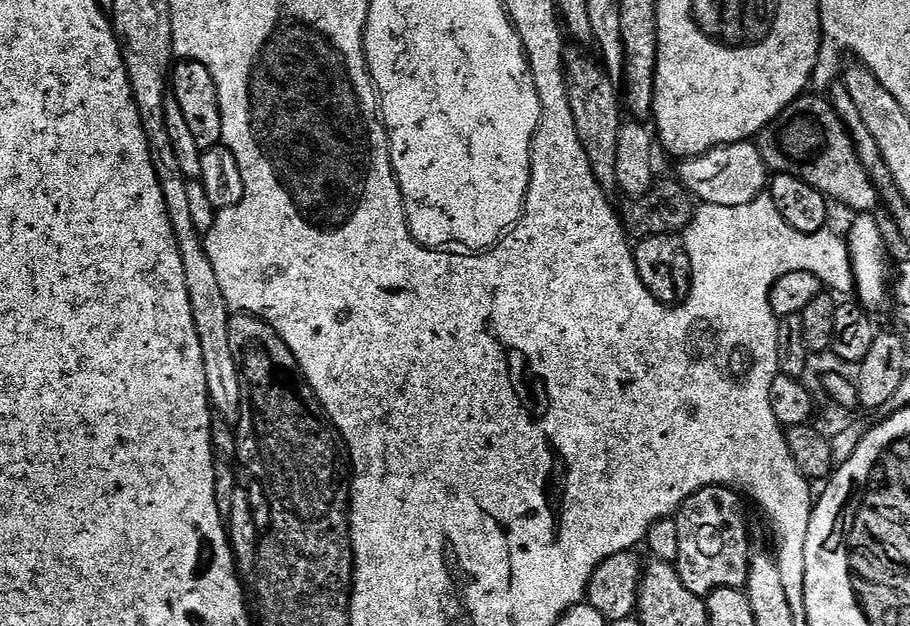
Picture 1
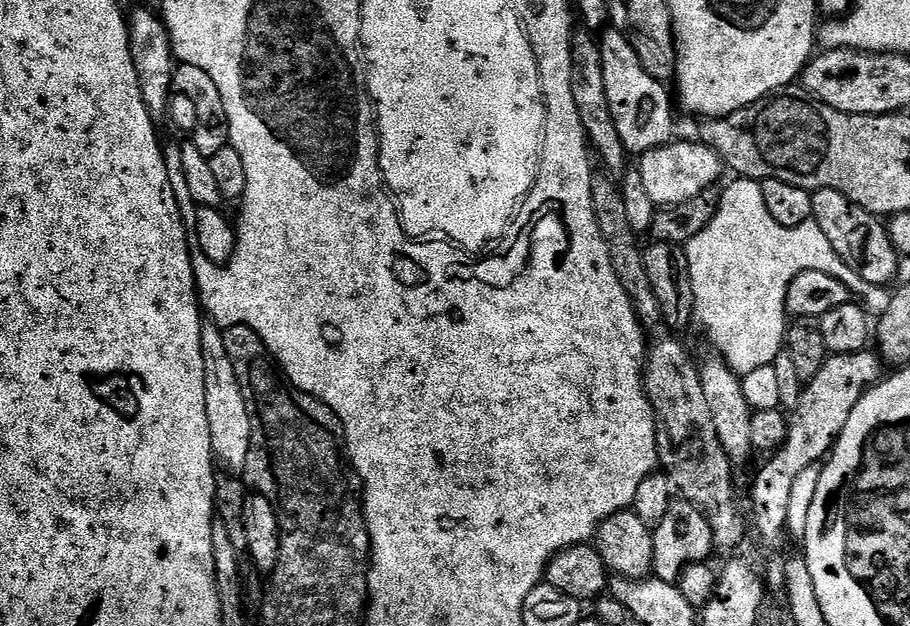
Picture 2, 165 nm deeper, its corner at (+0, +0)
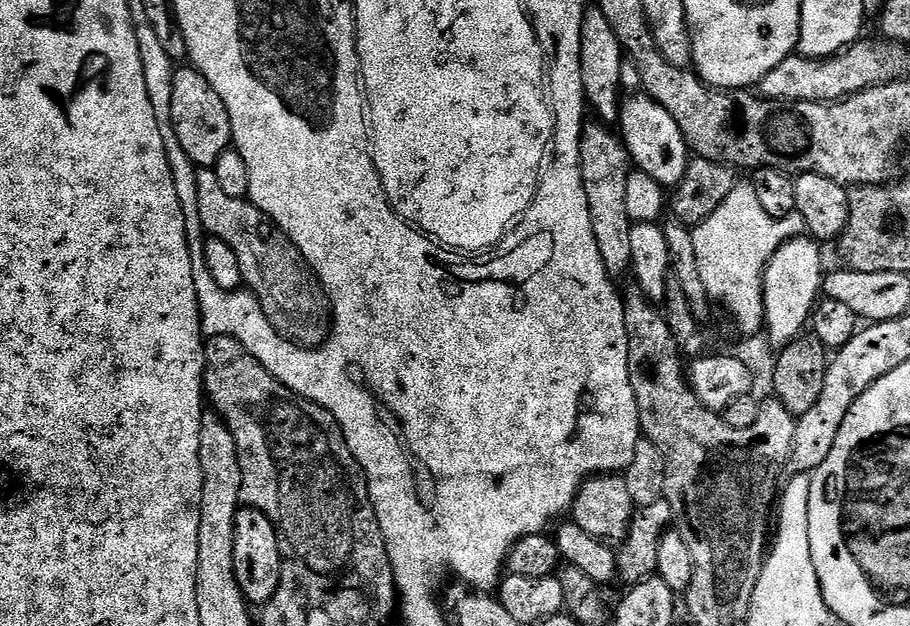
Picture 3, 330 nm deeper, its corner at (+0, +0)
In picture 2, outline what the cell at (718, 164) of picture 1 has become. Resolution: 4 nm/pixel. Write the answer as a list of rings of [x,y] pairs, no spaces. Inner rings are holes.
[[[678,140],[658,146],[639,157],[638,170],[642,174],[642,186],[646,186],[646,194],[650,194],[657,206],[686,202],[699,192],[713,187],[720,176],[722,161],[713,148],[699,142],[691,144],[688,140]]]

